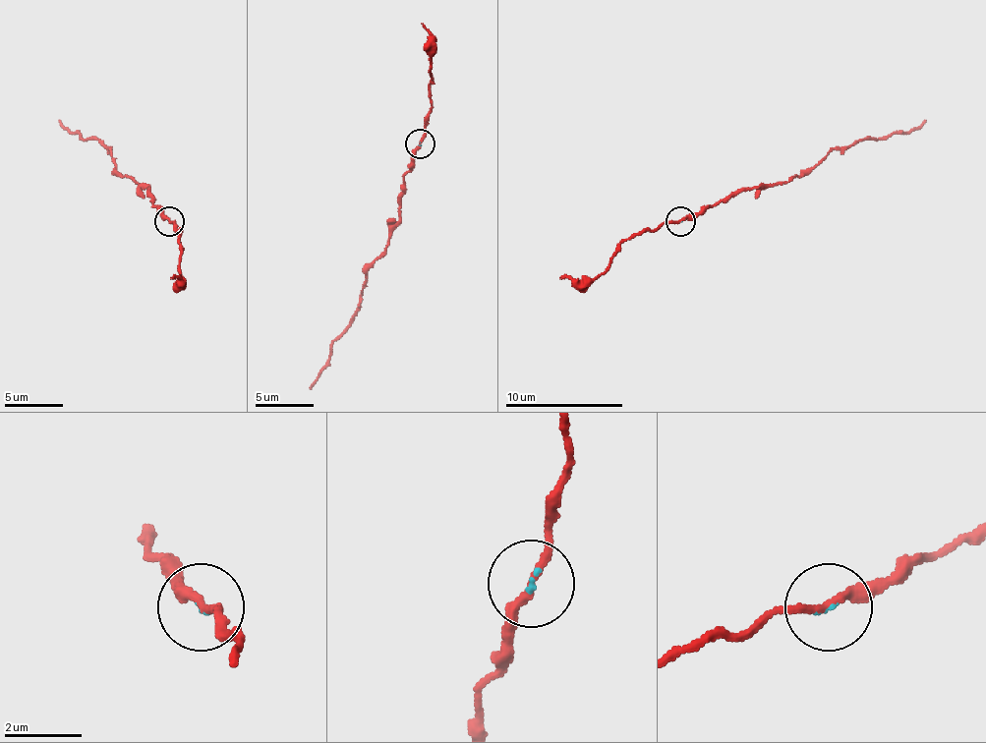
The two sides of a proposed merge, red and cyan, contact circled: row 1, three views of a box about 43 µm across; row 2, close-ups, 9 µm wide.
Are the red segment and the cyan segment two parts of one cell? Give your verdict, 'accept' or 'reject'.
accept

